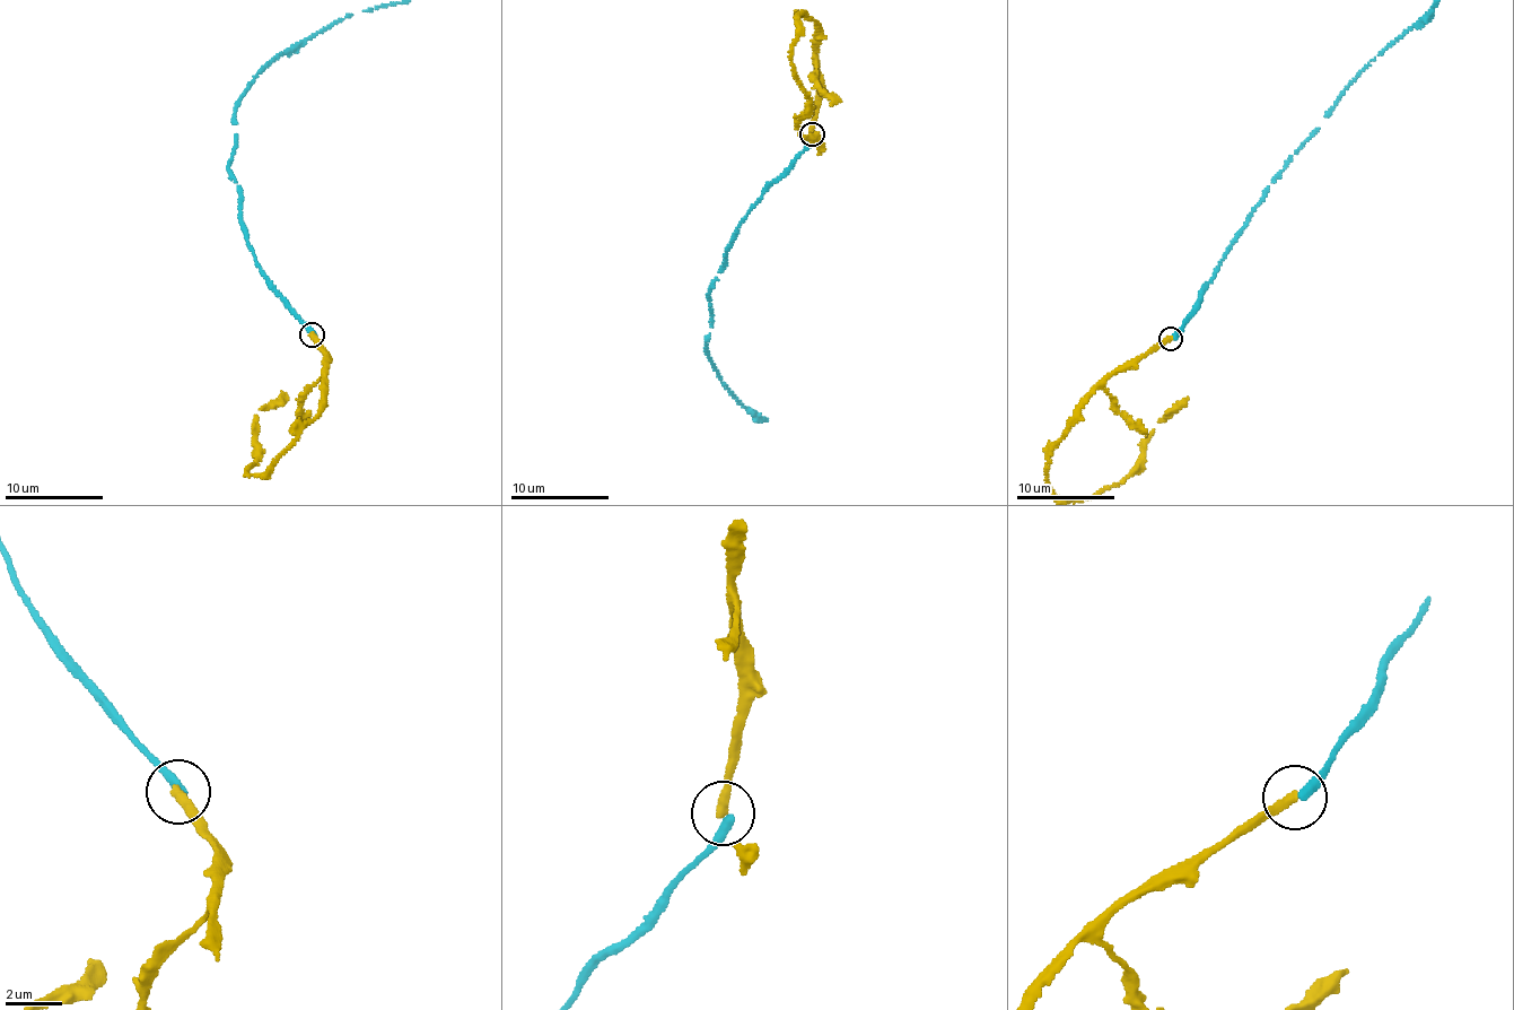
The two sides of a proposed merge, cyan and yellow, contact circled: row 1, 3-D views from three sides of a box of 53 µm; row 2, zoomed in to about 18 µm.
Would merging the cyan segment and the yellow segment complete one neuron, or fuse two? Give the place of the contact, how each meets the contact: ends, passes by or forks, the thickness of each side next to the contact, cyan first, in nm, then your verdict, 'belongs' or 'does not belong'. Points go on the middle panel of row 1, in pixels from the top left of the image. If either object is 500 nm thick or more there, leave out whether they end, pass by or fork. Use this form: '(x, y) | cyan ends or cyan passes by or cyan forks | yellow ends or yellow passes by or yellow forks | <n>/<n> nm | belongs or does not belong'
(812, 133) | cyan ends | yellow ends | 320/340 nm | does not belong

